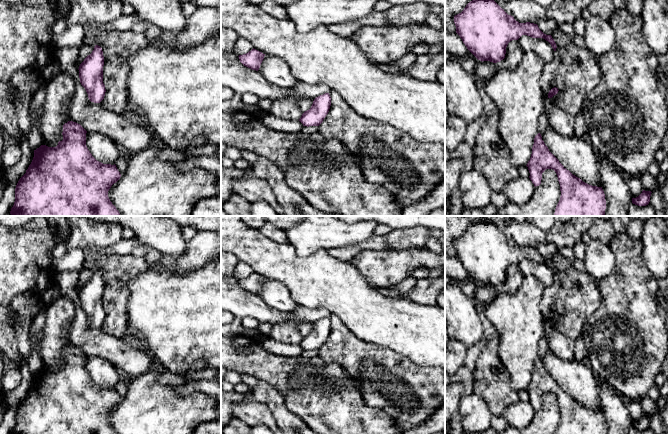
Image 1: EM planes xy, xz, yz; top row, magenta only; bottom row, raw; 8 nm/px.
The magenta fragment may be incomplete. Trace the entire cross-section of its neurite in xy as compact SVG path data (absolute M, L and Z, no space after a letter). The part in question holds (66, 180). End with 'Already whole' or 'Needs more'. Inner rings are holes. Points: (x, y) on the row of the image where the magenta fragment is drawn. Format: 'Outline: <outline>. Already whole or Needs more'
Outline: M68 121L63 125L63 140L59 141L56 147L41 145L39 148L34 150L34 157L31 164L16 185L15 202L10 211L11 216L120 216L119 211L108 197L108 191L111 186L120 179L121 174L115 164L103 164L92 156L86 146L86 133L87 131L80 124L73 121Z. Already whole

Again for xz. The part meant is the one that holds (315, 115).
Outline: M325 93L316 97L311 108L305 111L299 121L303 126L319 126L329 112L331 106L331 97Z. Already whole

